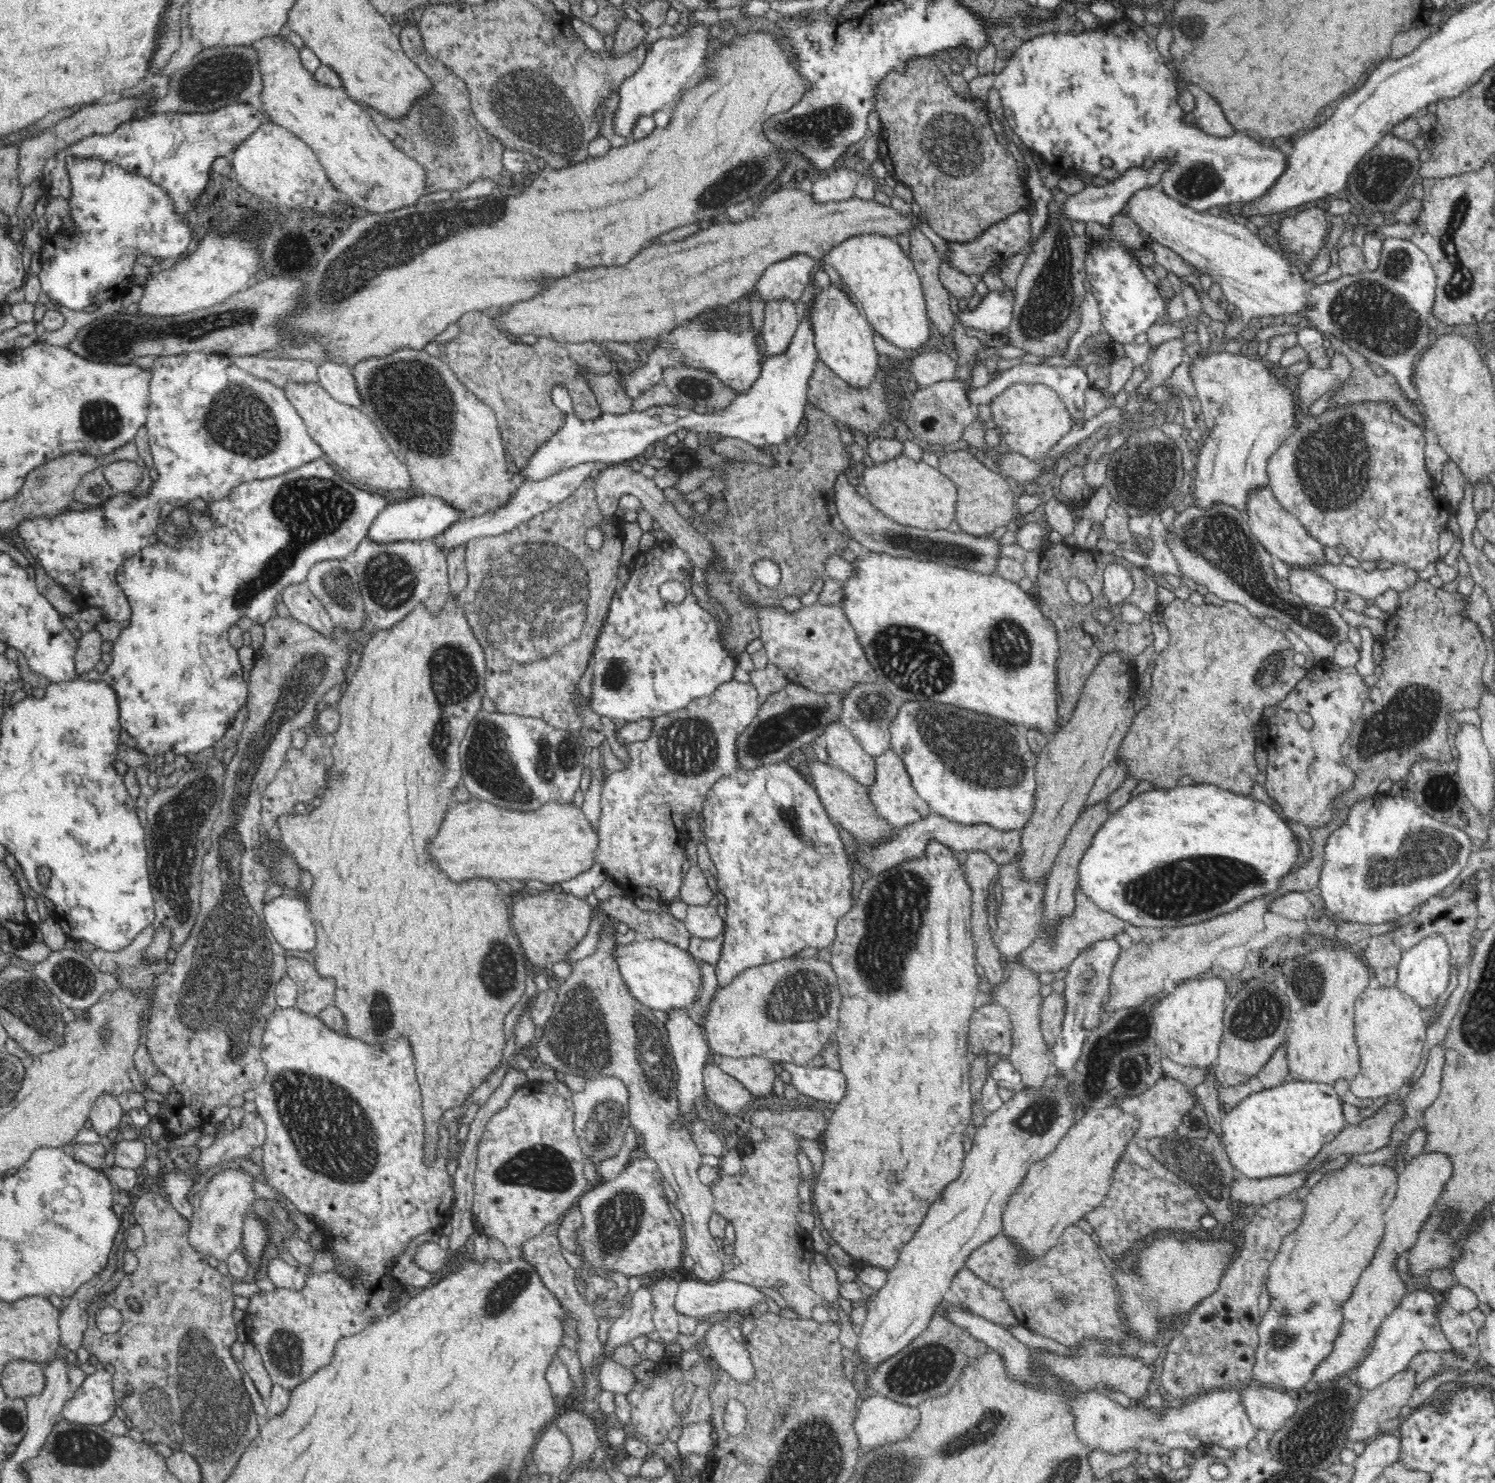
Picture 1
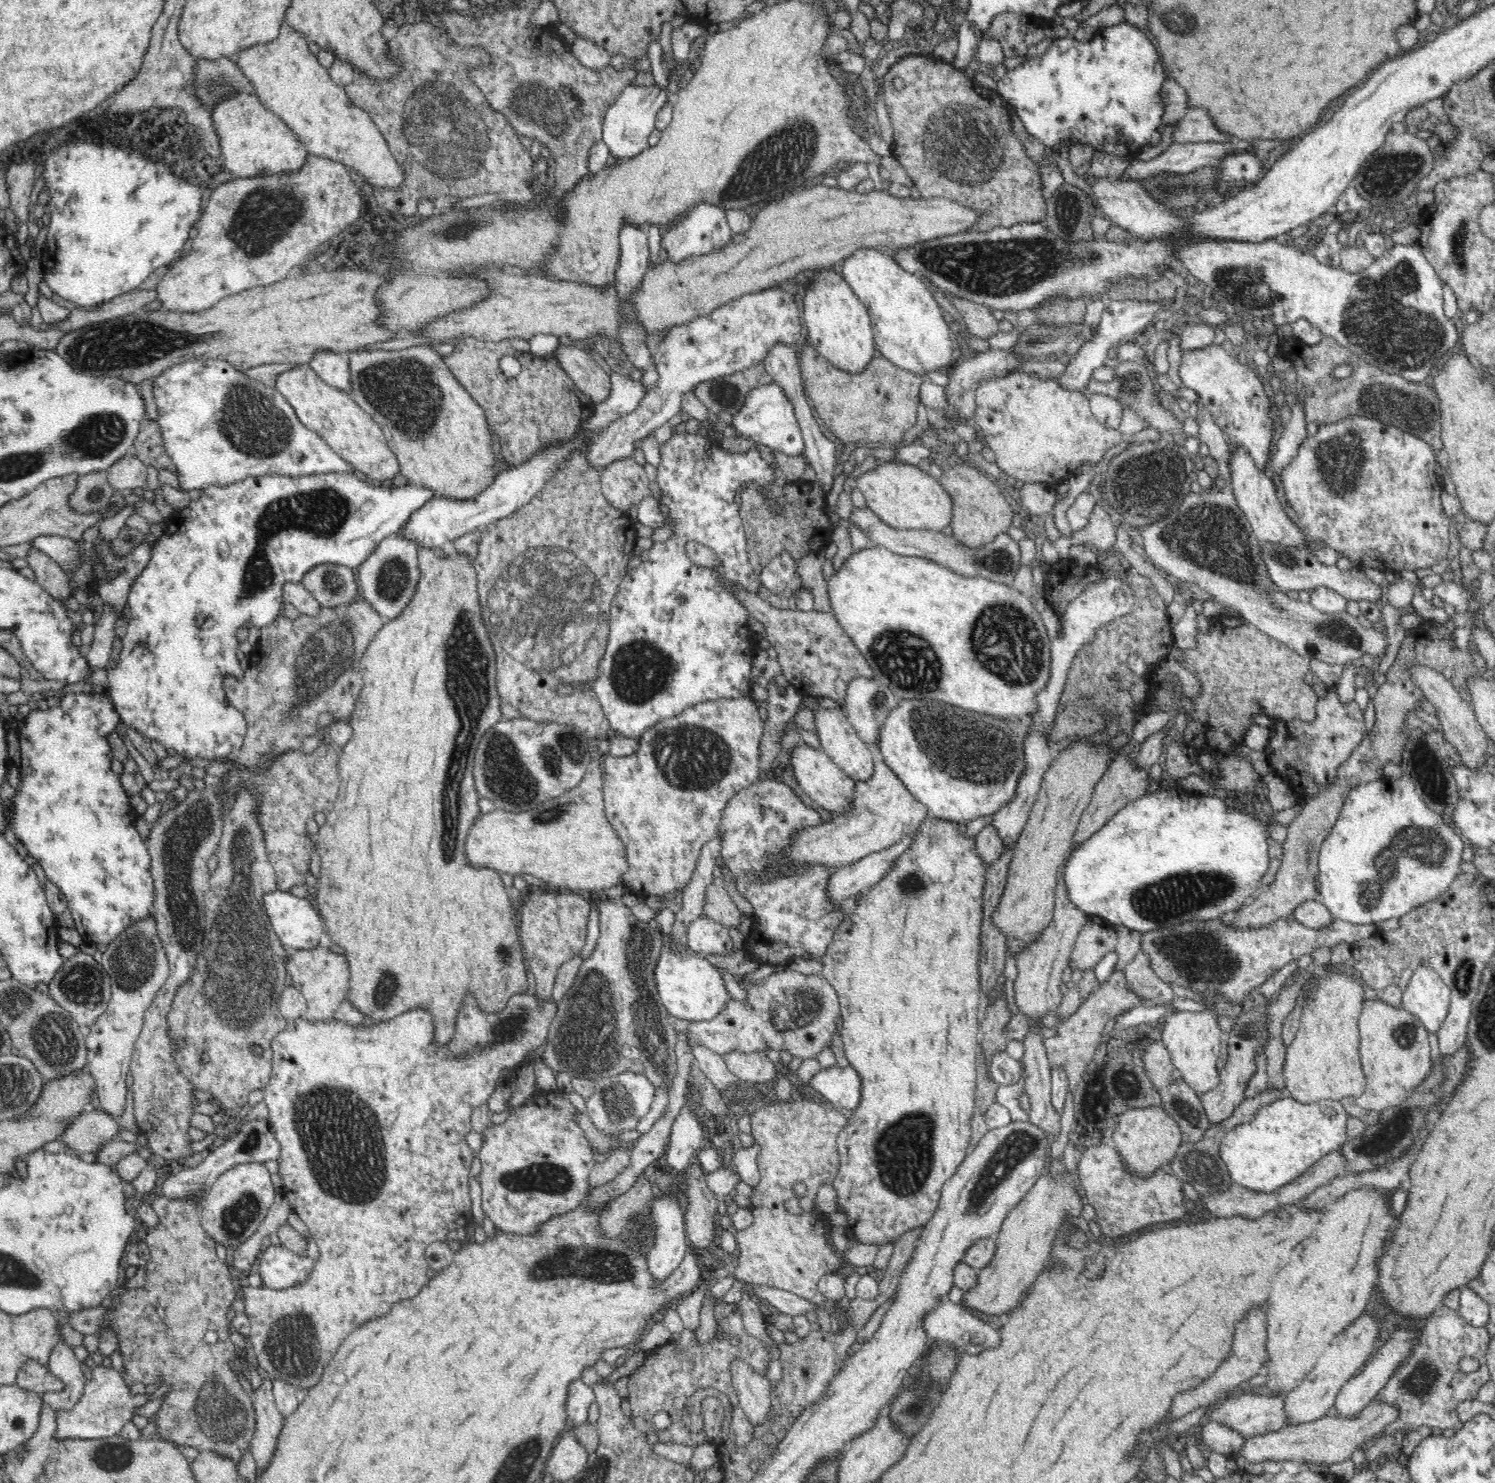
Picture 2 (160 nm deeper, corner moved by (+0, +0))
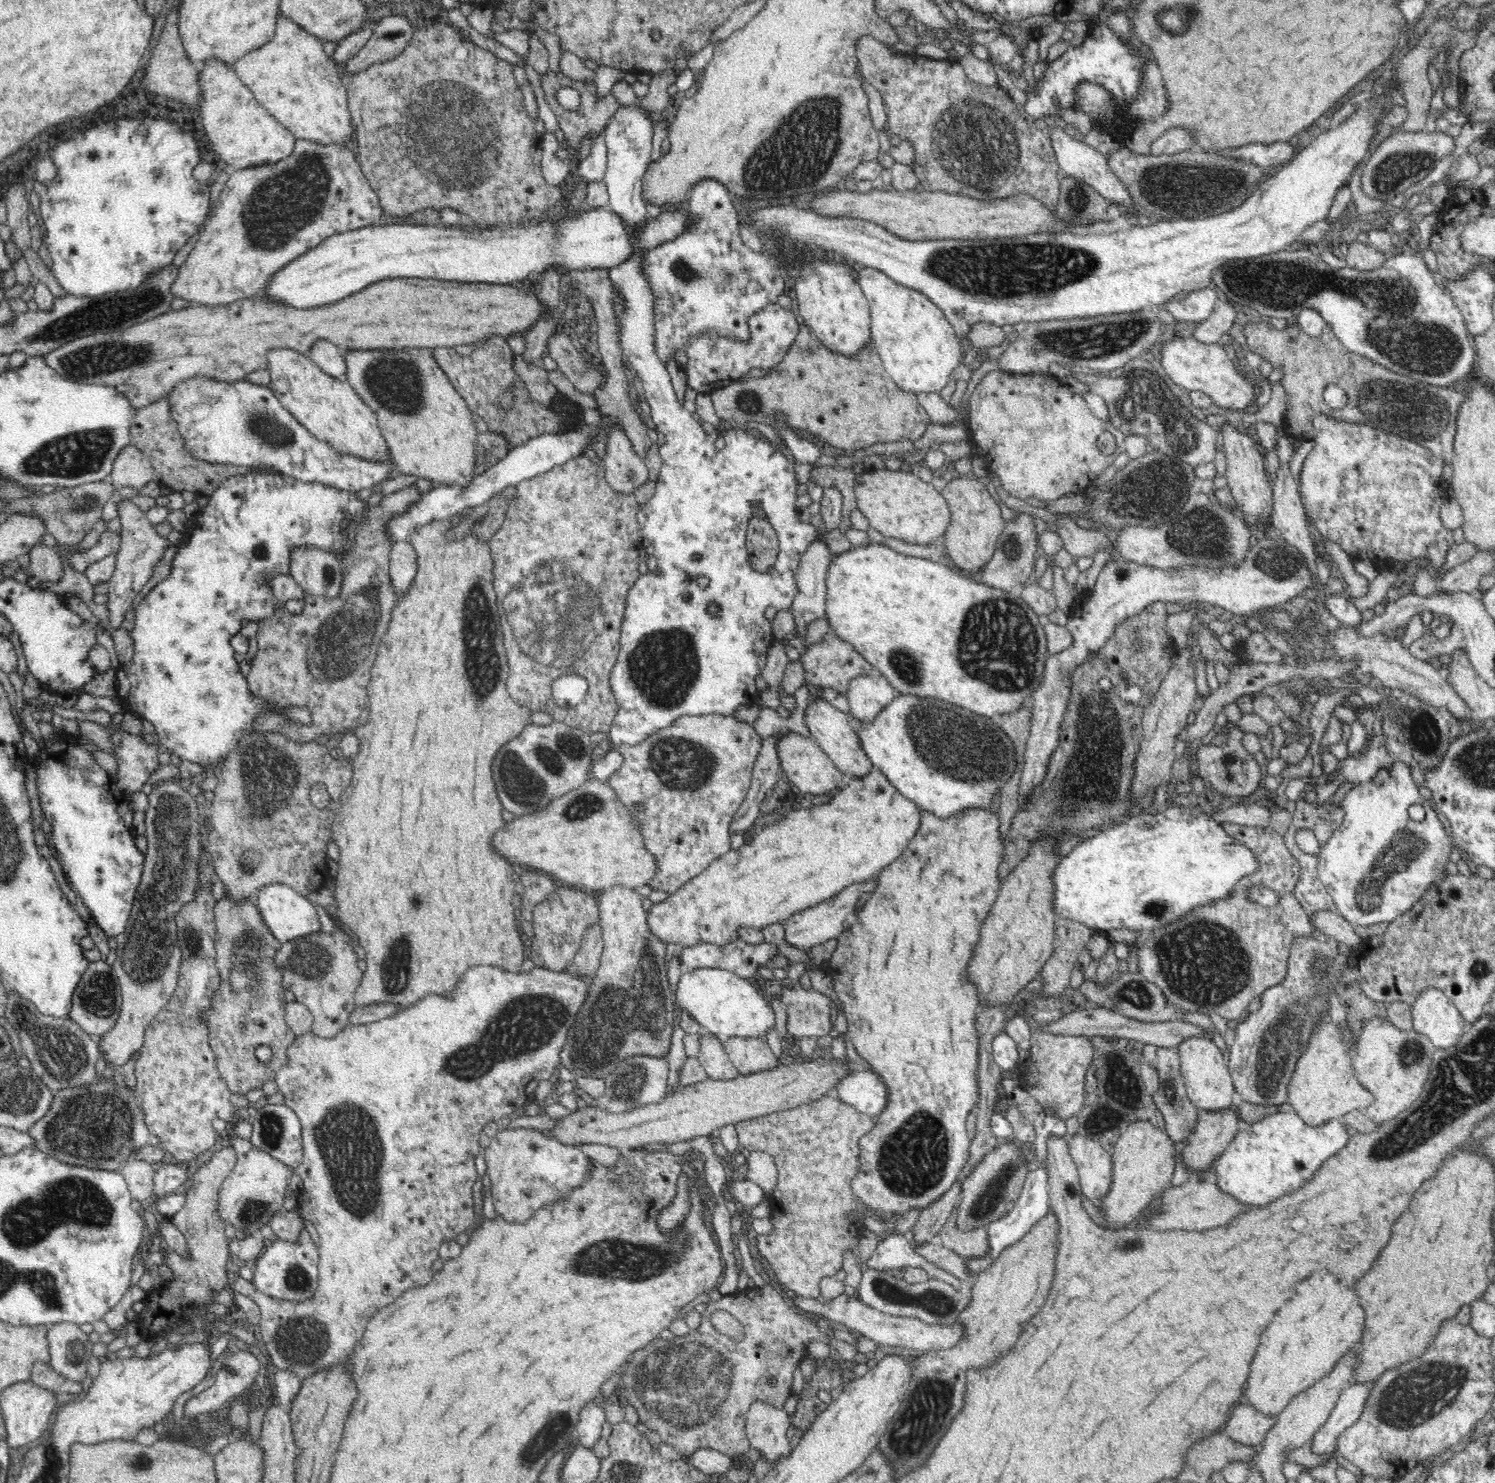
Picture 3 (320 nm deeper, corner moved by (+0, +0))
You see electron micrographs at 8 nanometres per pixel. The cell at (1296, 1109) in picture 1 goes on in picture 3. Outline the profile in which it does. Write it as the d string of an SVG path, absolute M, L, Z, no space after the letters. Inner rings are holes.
M1278 1111L1252 1125L1242 1126L1215 1163L1214 1183L1241 1204L1264 1208L1283 1194L1304 1186L1321 1164L1346 1146L1350 1136L1342 1123L1340 1118L1328 1118L1320 1127L1312 1127L1296 1111Z

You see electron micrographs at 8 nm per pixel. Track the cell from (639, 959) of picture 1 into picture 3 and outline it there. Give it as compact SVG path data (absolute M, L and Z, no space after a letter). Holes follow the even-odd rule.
M692 968L682 970L678 989L674 992L674 1004L676 1002L682 1012L694 1017L703 1030L723 1039L756 1037L765 1040L768 1032L775 1028L776 1014L772 1011L771 1002L759 990L753 981L728 970Z

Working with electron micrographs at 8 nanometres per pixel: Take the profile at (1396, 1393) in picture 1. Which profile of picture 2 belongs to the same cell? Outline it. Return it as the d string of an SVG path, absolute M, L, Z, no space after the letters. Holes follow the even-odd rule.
M1372 1400L1350 1420L1331 1414L1318 1421L1306 1422L1306 1424L1286 1424L1280 1430L1248 1438L1240 1447L1238 1454L1250 1463L1263 1463L1264 1460L1274 1460L1278 1463L1290 1460L1294 1463L1312 1463L1312 1465L1342 1463L1343 1460L1351 1459L1352 1453L1360 1449L1368 1439L1378 1438L1379 1431L1394 1422L1396 1418L1398 1418L1396 1407Z

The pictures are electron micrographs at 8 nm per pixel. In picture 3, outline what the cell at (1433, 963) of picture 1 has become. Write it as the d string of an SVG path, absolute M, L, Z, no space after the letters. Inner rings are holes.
M1425 989L1421 996L1412 1004L1412 1023L1416 1032L1423 1034L1431 1044L1440 1050L1458 1044L1458 1040L1467 1030L1466 1021L1458 1013L1454 1003L1438 989Z

